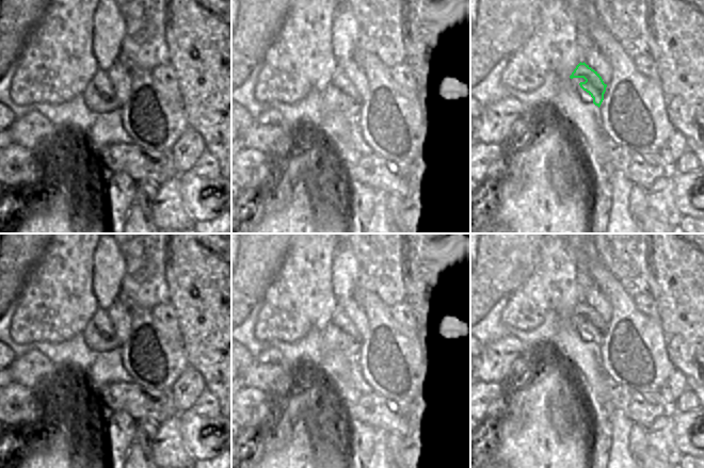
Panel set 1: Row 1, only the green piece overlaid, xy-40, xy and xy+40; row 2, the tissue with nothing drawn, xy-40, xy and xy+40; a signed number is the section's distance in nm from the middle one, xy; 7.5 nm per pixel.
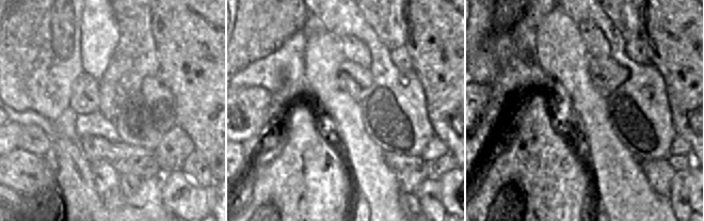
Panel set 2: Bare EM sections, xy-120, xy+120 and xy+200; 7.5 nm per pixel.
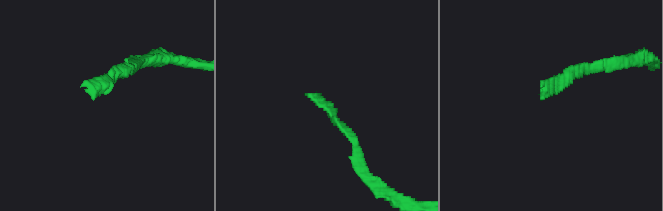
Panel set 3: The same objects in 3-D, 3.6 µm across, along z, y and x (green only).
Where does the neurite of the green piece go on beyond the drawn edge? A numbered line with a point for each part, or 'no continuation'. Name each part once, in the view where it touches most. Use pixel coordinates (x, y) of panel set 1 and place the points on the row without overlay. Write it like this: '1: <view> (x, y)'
1: xy+40 (584, 334)

